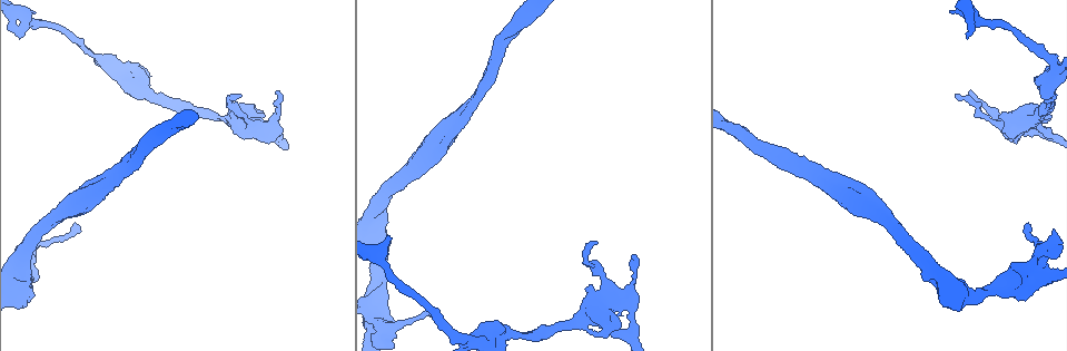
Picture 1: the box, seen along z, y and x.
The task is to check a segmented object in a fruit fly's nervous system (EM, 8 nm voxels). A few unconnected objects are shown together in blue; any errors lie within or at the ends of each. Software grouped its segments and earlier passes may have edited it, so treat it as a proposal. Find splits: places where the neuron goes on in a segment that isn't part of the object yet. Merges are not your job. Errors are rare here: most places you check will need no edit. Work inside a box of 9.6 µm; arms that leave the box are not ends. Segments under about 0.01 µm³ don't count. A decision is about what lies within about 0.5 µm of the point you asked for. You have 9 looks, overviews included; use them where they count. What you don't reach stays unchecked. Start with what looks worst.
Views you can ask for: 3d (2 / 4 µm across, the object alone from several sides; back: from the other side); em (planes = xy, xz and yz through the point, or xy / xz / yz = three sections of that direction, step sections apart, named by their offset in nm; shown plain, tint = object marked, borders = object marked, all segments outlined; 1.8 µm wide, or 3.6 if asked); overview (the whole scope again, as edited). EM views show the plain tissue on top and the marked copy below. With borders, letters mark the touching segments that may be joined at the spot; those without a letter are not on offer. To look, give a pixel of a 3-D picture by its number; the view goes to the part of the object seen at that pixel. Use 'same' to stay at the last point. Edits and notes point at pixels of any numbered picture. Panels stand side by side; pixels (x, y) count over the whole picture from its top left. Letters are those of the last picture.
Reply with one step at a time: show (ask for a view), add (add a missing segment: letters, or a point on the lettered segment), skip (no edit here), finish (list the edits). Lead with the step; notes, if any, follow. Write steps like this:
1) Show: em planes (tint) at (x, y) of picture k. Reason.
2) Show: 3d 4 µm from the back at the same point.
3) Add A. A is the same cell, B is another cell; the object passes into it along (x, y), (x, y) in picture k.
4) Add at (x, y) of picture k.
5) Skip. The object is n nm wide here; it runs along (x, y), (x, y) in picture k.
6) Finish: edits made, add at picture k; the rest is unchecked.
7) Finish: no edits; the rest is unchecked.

Show: em xz step 4 (tint) at (1052, 60) of picture 1. Thick turns thin.

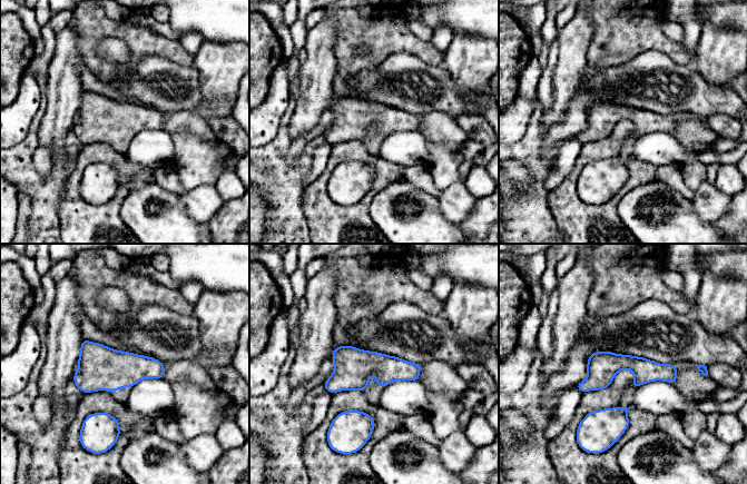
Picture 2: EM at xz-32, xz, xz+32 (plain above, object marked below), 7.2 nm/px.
Show: em planes (borders) at the same point.

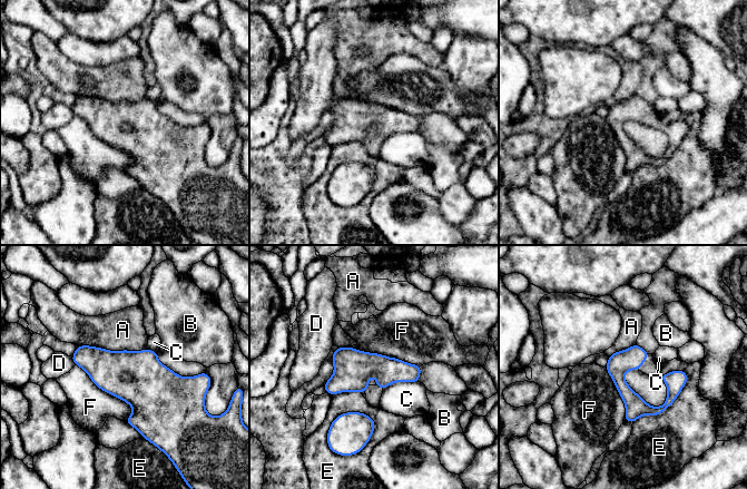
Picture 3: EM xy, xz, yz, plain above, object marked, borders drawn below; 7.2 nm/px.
Skip. The longest contact is with F, 600 nm; A, B, C, D, E and F are other cells; none of them fits.

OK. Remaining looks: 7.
Show: em xz step 8 (borders) at (1028, 222) of picture 1.

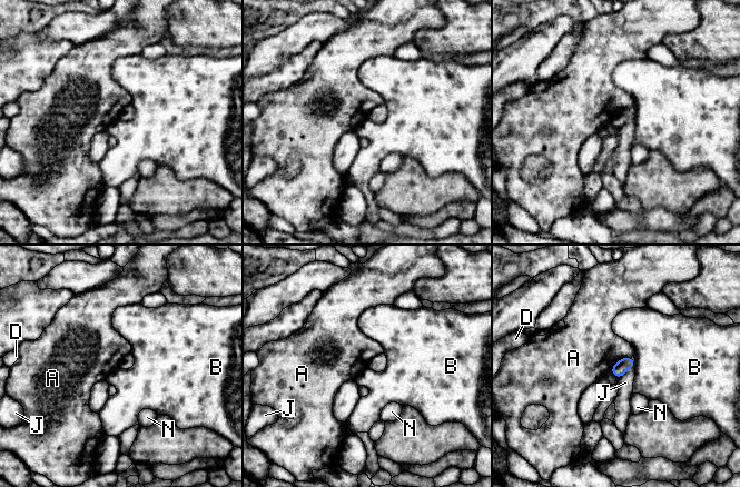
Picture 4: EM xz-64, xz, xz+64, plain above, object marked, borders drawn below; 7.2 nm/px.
Show: em planes (borders) at the same point. Another direction.

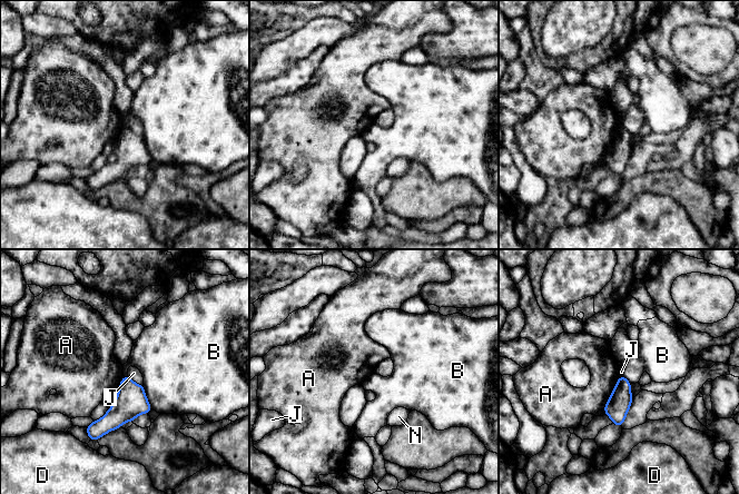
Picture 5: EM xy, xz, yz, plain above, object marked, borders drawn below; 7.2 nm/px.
Skip. The longest contact is with A, 280 nm; A, B, D, J and N are other cells; a border runs along (143, 385), (145, 396), (151, 408) in picture 5; no lettered segment goes on from it.

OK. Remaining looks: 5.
Show: em 3.6 µm yz step 4 (tint) at (604, 318) of picture 1. Looks like a crossing.

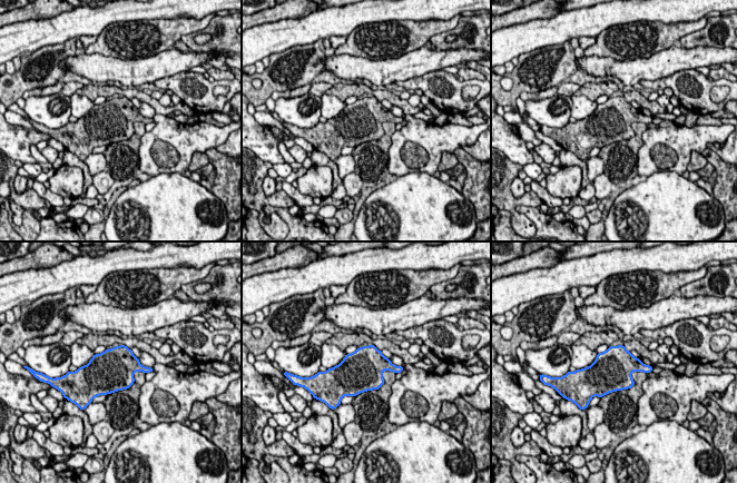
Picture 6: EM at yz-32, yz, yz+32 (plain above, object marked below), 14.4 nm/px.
Show: em 3.6 µm planes (borders) at the same point.

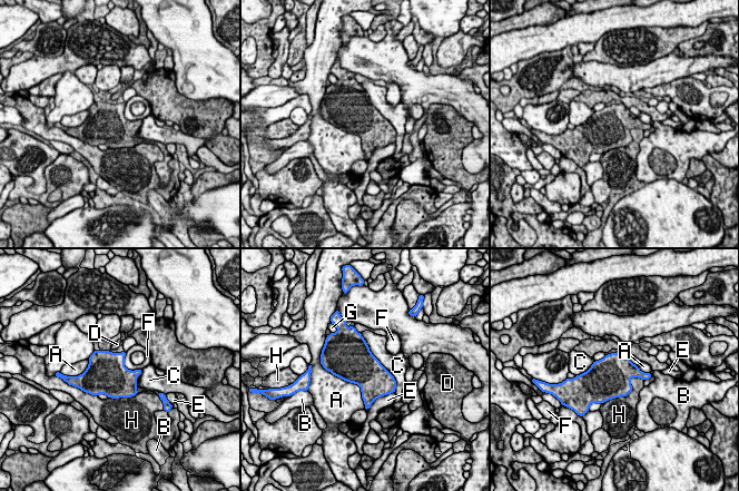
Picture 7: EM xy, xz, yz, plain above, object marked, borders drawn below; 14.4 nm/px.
Skip. A, B, C, D, E, F, G and H are other cells; a border runs along (125, 352), (125, 366), (141, 370) in picture 7; no lettered segment goes on from it.

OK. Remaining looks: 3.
Show: 3d 2 µm at (240, 97) of picture 1. Free end.

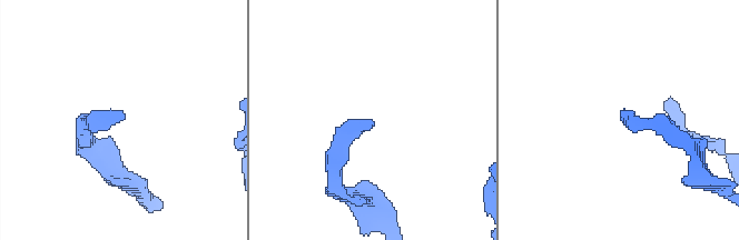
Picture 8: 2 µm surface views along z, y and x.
Show: em 3.6 µm planes (borders) at (623, 113) of picture 8. Now the EM.

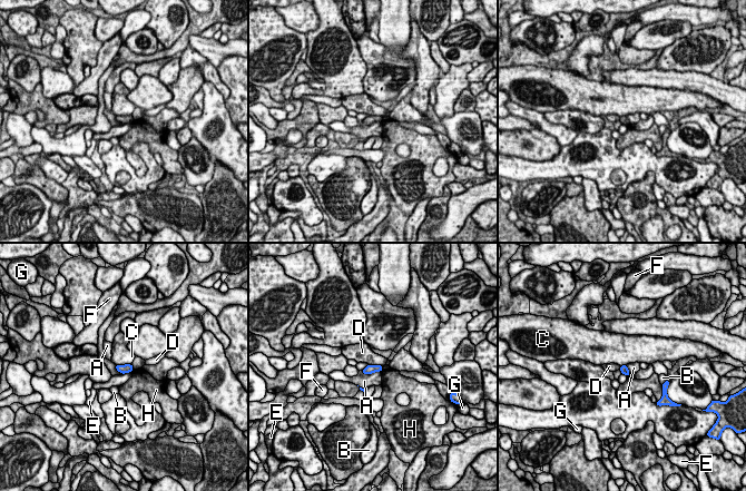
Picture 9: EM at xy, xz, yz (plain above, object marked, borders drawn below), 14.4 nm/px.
Skip. The longest contact is with A, 280 nm; A, B, C, D, E, F, G and H are other cells; a border runs along (130, 363), (116, 365) in picture 9; no lettered segment goes on from it.

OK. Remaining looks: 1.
Finish: no edits; the rest is unchecked.

